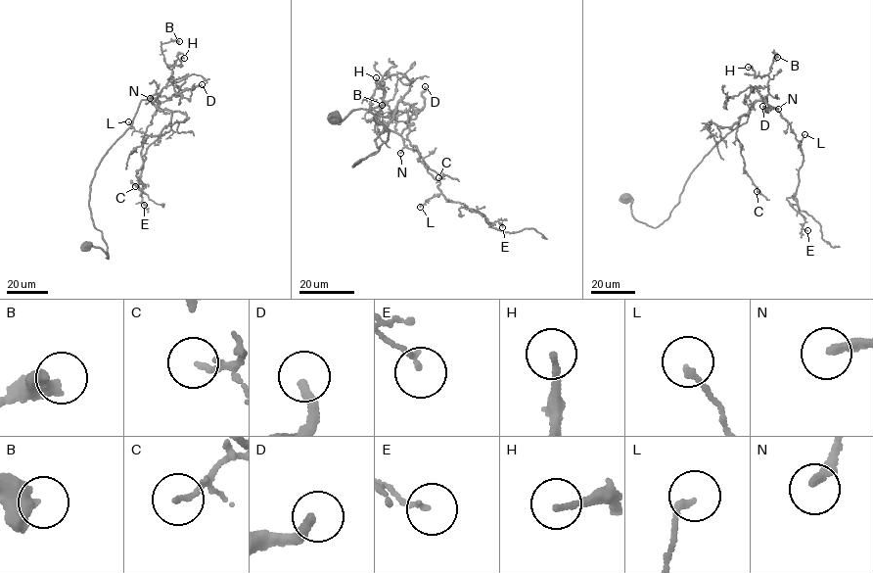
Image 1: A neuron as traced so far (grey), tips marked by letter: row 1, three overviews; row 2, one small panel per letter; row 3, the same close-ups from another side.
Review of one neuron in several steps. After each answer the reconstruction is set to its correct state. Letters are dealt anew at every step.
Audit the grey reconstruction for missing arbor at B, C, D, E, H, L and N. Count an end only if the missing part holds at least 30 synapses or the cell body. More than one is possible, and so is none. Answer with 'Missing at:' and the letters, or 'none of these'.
Missing at: D, N

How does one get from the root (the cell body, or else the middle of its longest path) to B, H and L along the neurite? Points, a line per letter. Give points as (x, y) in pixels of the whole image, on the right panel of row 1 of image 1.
B: (626, 199), (637, 220), (667, 218), (704, 156), (767, 101), (777, 57)
H: (626, 199), (637, 220), (667, 218), (704, 156), (767, 101), (768, 76), (748, 67)
L: (626, 199), (633, 217), (660, 225), (704, 156), (745, 123), (756, 100), (779, 112), (802, 150), (804, 134)

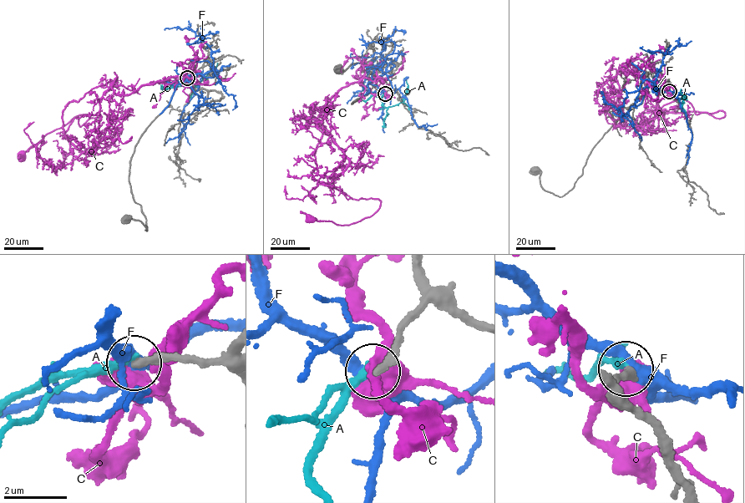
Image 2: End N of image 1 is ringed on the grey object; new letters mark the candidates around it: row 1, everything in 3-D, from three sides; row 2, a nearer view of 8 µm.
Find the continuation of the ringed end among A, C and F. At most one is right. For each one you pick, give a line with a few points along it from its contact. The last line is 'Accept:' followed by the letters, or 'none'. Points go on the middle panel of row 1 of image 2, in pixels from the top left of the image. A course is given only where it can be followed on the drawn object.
Accept: none

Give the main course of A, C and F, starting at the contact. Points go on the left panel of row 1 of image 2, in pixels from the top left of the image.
A: (187, 78), (179, 81), (176, 85), (196, 87), (217, 63)
C: (187, 78), (124, 94), (91, 154), (64, 135), (77, 116), (101, 117), (83, 114), (22, 155)
F: (187, 78), (184, 72), (205, 74), (211, 70), (210, 47), (191, 29), (178, 26), (164, 29)

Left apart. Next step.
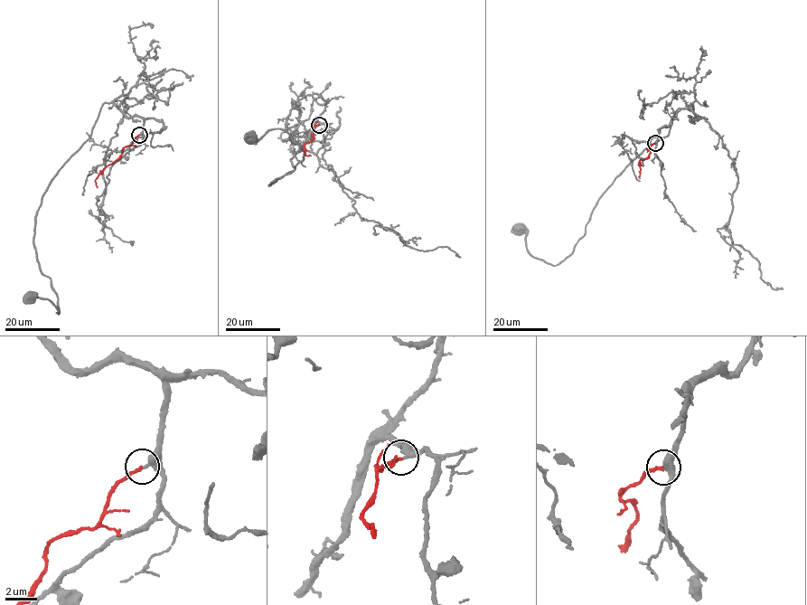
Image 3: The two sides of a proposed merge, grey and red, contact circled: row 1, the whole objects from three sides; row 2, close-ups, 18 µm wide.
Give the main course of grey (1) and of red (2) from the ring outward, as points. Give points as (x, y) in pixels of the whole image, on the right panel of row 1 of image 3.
1: (655, 143), (679, 108), (666, 136), (602, 195), (560, 262), (536, 258), (520, 231)
2: (655, 143), (648, 148), (651, 153), (648, 157), (641, 159), (639, 178)

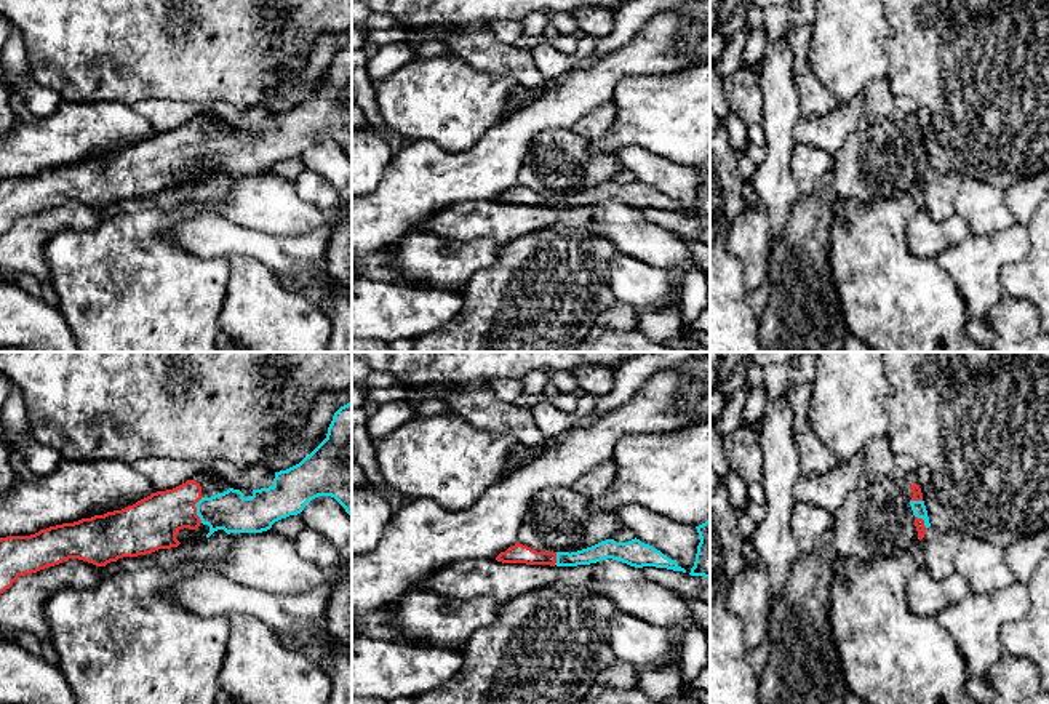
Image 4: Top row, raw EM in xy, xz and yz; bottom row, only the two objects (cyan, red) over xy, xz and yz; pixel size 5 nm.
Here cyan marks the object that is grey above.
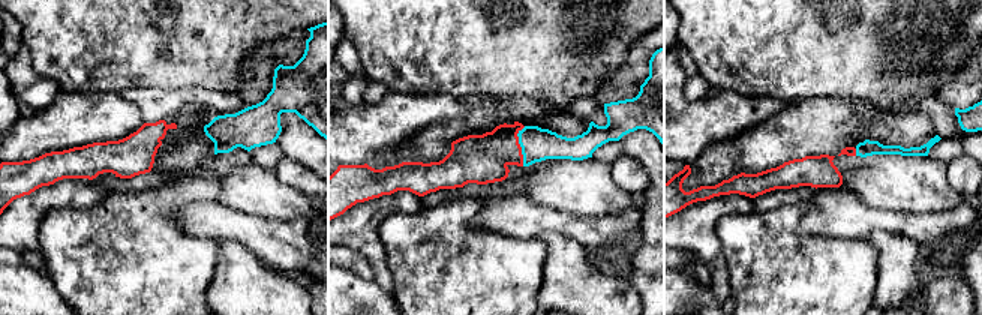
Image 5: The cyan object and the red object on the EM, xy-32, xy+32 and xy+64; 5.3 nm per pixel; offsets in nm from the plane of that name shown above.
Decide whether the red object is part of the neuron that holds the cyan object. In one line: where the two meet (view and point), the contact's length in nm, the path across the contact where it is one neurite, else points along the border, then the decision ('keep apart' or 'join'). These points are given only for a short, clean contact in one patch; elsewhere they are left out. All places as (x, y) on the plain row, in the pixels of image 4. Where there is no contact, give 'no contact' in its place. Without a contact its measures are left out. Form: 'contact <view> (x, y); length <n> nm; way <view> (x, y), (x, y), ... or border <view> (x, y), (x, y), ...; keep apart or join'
contact xy (197, 151); length 140 nm; way xy (229, 152), (197, 151), (173, 151), (151, 165); join

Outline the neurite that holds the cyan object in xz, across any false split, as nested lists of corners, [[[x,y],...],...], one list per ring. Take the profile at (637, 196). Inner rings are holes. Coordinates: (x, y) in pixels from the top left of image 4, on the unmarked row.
[[[614,181],[601,182],[592,189],[577,194],[537,194],[528,187],[517,184],[505,194],[501,194],[496,202],[502,205],[526,205],[526,206],[550,206],[550,208],[577,208],[590,206],[606,200],[627,205],[635,210],[656,208],[673,213],[683,213],[675,202],[665,198],[660,192],[640,181],[628,184],[616,184]]]

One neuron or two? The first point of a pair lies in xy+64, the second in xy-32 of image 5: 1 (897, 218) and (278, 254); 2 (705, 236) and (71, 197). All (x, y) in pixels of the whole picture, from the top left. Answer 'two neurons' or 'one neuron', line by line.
1: one neuron
2: one neuron

